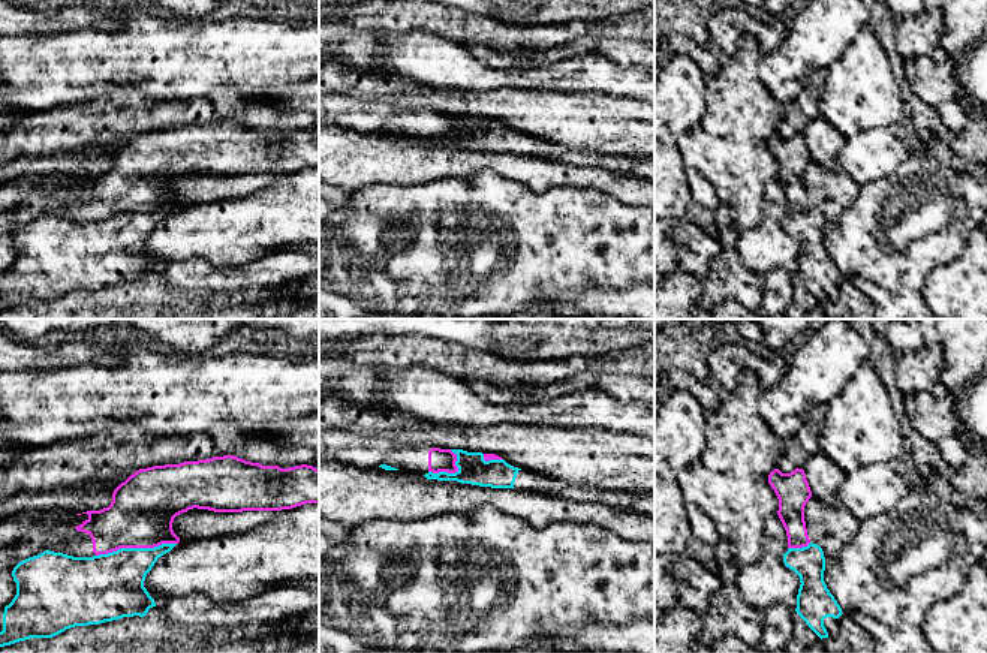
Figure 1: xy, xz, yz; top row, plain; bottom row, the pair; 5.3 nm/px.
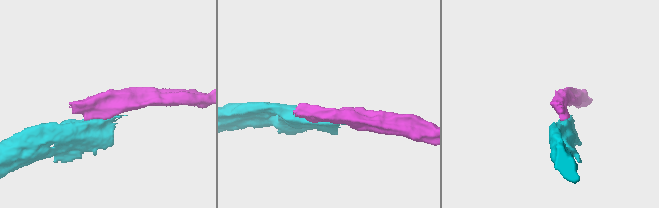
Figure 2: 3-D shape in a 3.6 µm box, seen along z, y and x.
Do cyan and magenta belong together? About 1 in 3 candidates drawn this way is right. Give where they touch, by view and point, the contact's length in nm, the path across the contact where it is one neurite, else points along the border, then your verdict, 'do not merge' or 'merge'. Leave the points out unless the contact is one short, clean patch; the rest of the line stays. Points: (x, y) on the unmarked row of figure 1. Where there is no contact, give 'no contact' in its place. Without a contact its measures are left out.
contact xy (135, 213); length 440 nm; border xy (175, 207), (162, 207), (153, 211), (120, 211), (96, 220); do not merge

